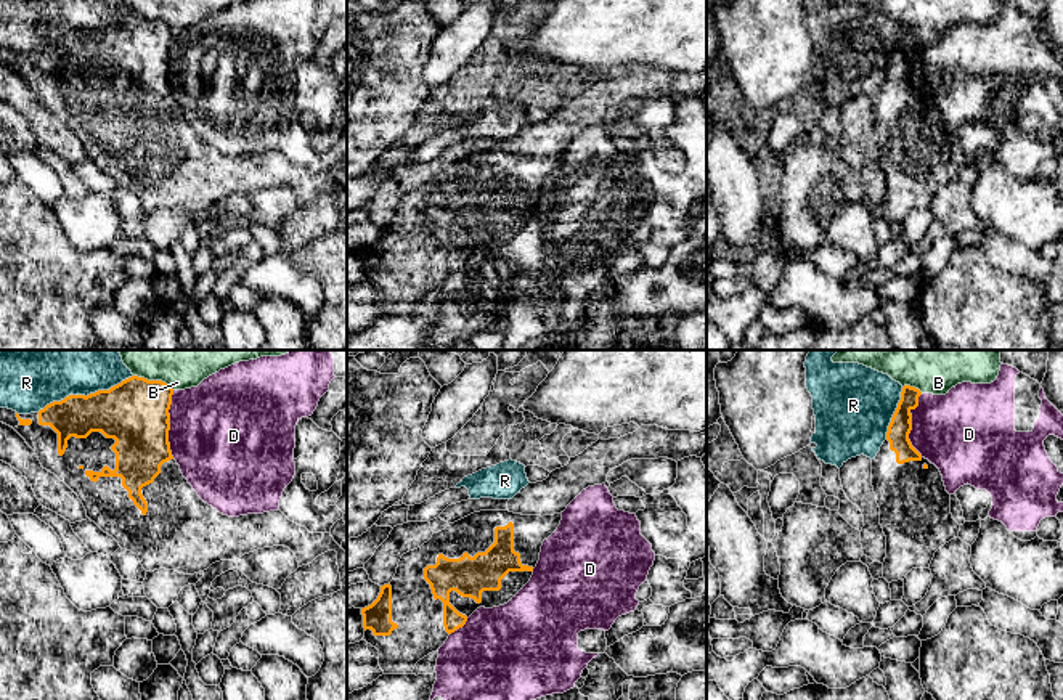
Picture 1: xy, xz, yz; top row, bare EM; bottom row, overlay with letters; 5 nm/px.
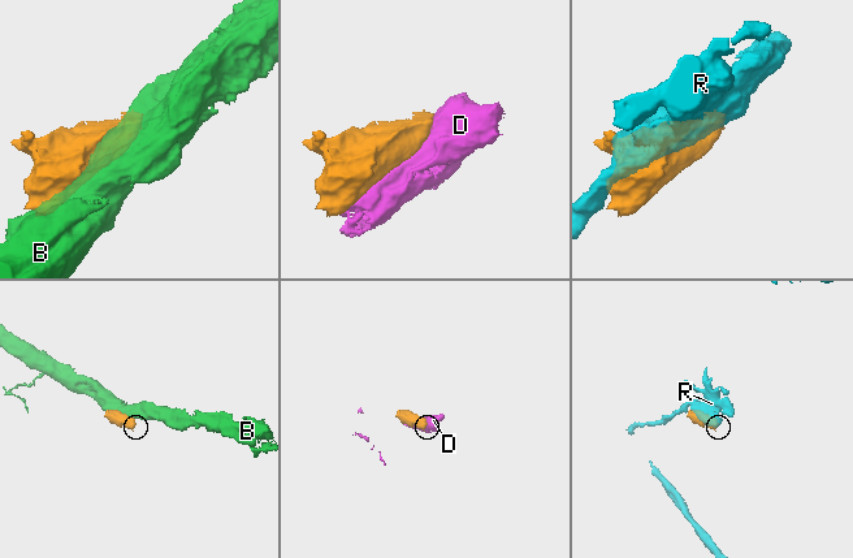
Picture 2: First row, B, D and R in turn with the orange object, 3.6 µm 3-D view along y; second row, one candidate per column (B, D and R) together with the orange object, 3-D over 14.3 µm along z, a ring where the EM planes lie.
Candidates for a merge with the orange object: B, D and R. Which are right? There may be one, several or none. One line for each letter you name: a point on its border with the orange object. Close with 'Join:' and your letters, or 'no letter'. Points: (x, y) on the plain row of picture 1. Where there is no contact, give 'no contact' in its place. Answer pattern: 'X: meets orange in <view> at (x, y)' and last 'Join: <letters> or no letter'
Join: no letter

